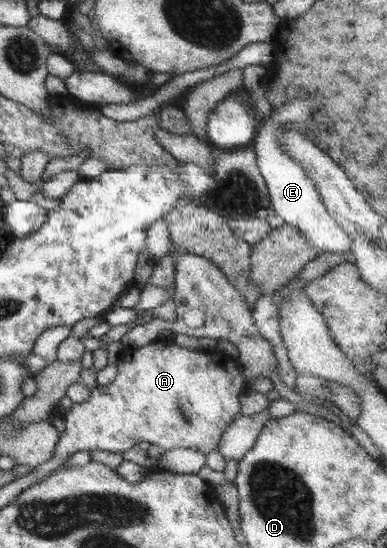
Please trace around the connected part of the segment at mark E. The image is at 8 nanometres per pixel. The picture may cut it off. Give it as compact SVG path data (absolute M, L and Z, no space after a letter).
M267 121L265 125L258 129L257 136L255 137L254 148L256 151L258 168L261 175L264 177L266 186L268 187L269 197L277 216L282 218L285 224L293 227L295 233L301 233L306 237L308 242L311 242L315 247L320 249L320 254L327 253L343 253L349 252L352 246L352 239L347 235L347 232L329 215L323 200L320 198L318 189L315 187L315 182L307 177L306 171L296 161L293 161L288 155L280 148L276 142L276 128L277 123Z

